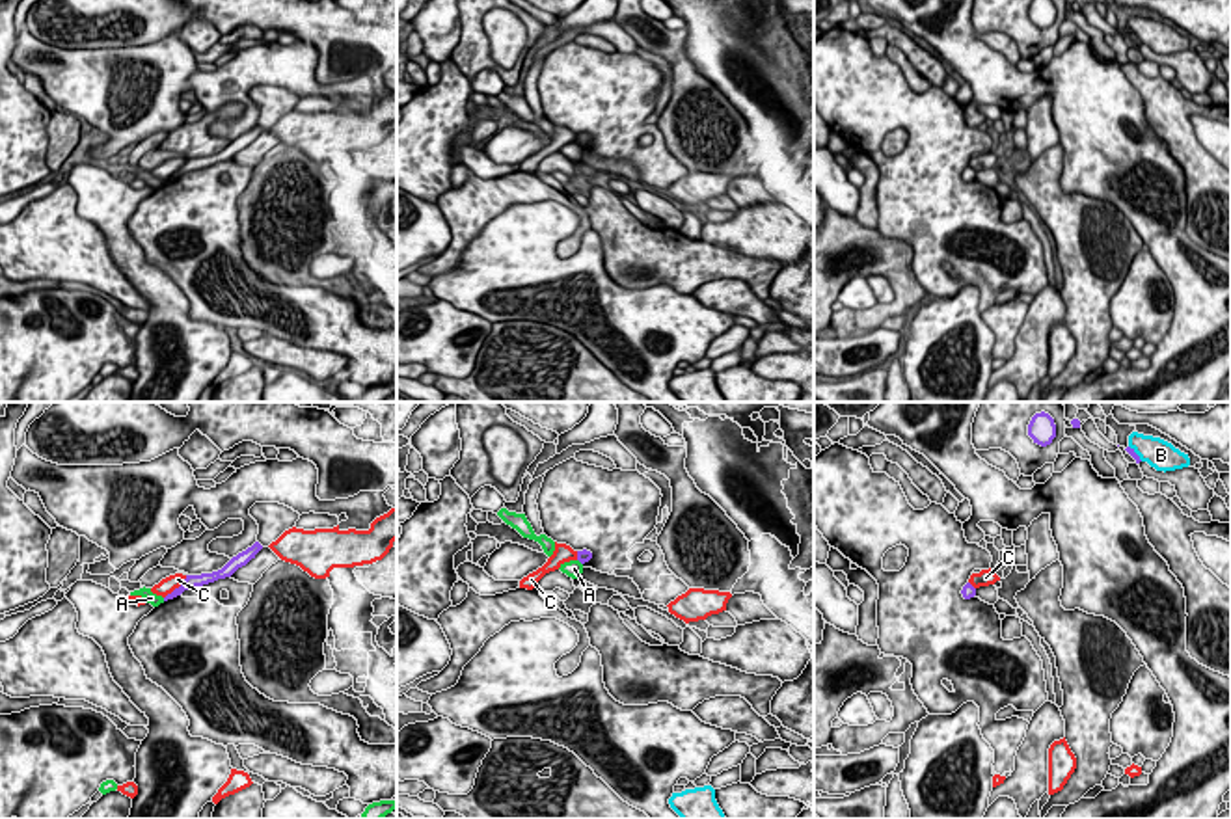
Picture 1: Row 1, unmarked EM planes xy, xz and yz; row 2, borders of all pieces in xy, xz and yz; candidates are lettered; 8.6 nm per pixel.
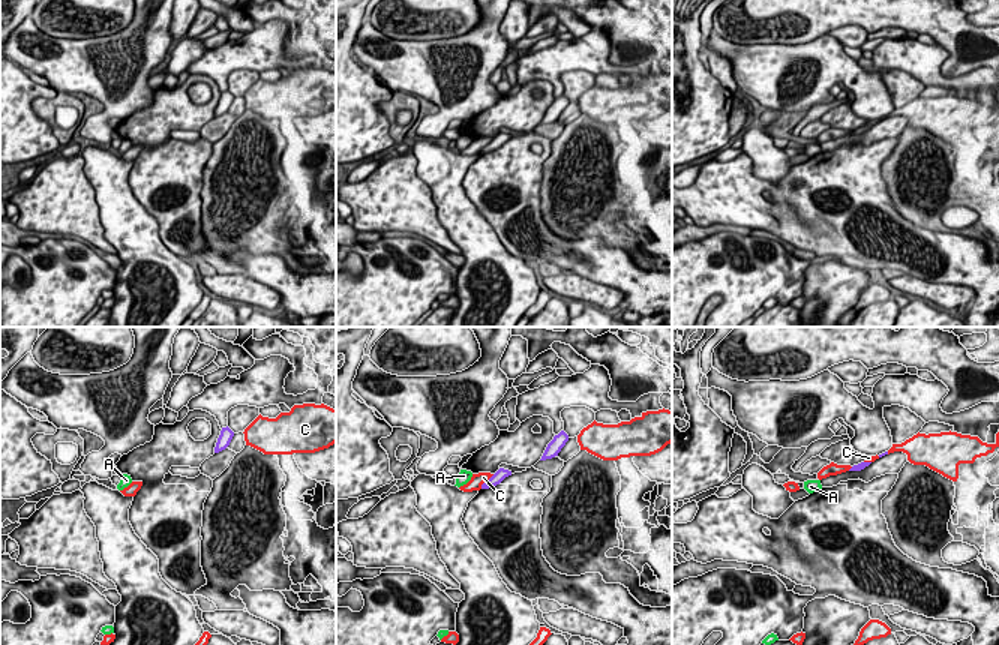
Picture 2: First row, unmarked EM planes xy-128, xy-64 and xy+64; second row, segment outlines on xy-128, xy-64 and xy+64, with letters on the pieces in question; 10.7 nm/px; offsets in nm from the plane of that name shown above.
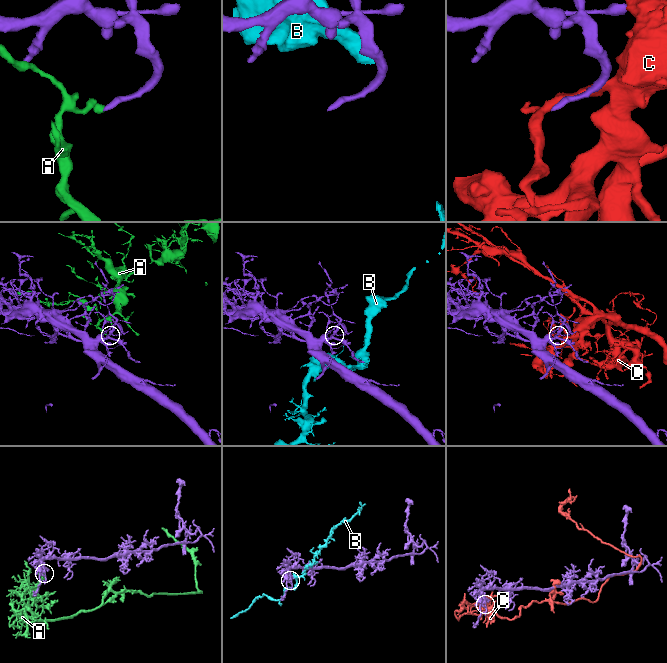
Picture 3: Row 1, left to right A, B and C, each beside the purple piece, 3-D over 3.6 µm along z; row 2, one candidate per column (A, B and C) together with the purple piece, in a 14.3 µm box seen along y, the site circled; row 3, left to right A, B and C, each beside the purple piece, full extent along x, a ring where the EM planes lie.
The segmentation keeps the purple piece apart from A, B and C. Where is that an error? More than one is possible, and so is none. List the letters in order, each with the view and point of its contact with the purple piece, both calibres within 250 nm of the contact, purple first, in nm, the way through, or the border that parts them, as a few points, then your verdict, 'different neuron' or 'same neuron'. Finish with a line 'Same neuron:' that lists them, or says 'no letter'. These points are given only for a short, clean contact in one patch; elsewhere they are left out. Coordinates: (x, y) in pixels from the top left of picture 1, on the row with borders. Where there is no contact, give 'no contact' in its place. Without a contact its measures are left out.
A: xz (580, 561) | 100/160 nm | along xz (578, 559), (581, 564) | different neuron
B: yz (1135, 453) | 60/260 nm | along yz (1129, 445), (1142, 460) | different neuron
C: xy (175, 589) | 120/140 nm | different neuron
Same neuron: no letter

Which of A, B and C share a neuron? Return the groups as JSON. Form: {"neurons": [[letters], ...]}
{"neurons": [["A"], ["B"], ["C"]]}

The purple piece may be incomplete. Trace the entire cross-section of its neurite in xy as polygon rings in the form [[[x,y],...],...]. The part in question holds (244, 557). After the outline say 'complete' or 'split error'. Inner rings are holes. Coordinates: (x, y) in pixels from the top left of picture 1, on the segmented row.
[[[255,542],[251,547],[248,547],[246,551],[238,553],[237,557],[233,557],[222,570],[212,571],[212,573],[201,573],[201,575],[186,575],[184,583],[175,588],[171,594],[168,594],[164,597],[164,601],[173,599],[177,596],[181,596],[184,590],[188,588],[196,588],[196,586],[203,586],[209,583],[214,583],[218,579],[225,579],[231,577],[238,568],[246,566],[251,558],[255,558],[255,555],[263,549],[263,545],[259,542]]] | complete

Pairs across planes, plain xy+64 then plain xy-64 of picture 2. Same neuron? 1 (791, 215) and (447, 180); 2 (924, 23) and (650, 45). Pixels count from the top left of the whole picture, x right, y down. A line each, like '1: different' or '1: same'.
1: different
2: same

